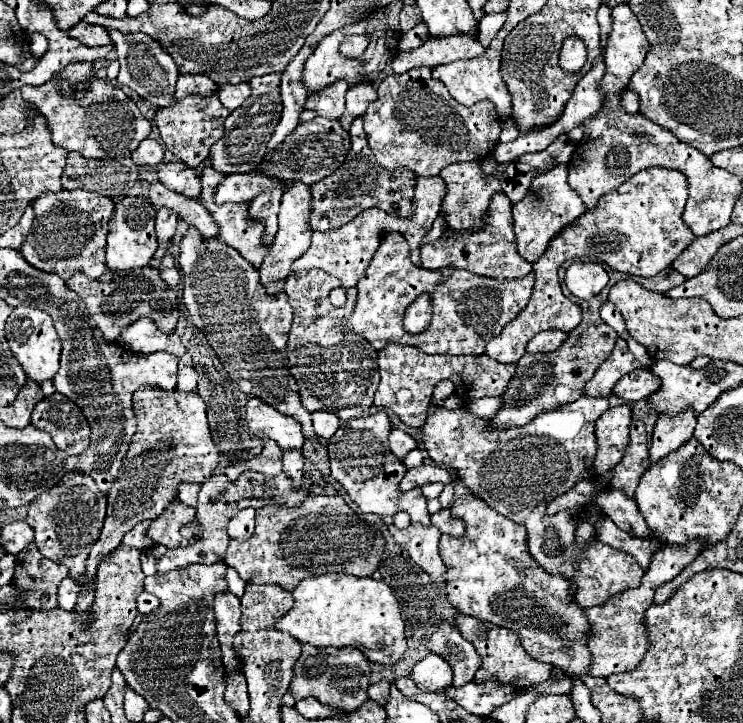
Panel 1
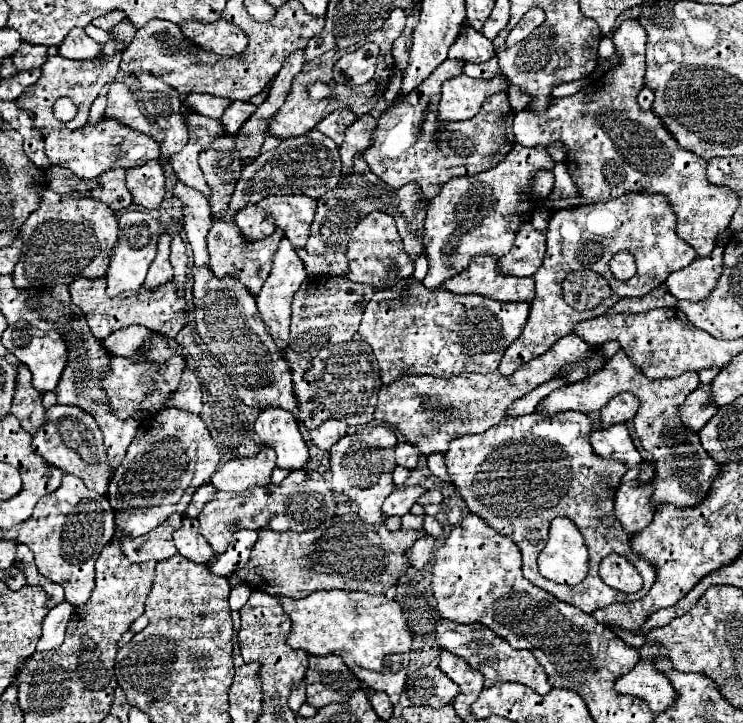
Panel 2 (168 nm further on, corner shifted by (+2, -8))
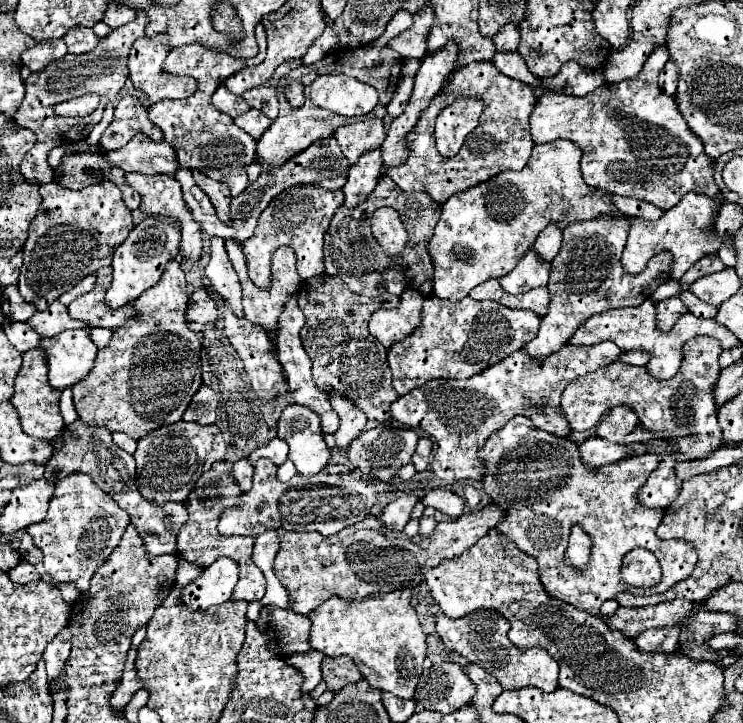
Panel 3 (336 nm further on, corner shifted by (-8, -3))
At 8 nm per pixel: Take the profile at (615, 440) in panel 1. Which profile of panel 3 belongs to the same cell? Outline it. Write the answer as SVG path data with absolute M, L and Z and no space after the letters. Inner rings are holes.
M593 435L581 443L581 459L591 467L617 463L621 459L643 455L643 453L647 453L645 443L629 443L629 445L607 443L599 435Z

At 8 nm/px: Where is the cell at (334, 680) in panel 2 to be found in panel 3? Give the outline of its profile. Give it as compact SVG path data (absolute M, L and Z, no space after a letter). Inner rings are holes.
M325 657L323 659L323 681L327 685L329 691L339 691L349 683L359 683L363 679L363 675L359 673L359 669L355 667L355 663L347 657Z

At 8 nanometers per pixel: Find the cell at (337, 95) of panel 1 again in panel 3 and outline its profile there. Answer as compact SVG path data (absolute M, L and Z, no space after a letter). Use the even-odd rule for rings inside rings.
M373 117L359 123L341 125L333 135L339 141L343 155L353 165L363 151L369 151L371 147L381 147L385 139L385 129L383 129L383 121Z

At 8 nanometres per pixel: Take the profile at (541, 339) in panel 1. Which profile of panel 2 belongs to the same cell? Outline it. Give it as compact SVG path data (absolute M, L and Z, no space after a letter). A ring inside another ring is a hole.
M569 334L553 344L543 356L537 356L529 364L523 364L511 376L503 376L499 370L491 374L461 374L447 380L435 376L403 376L401 380L379 390L375 418L379 422L393 424L407 438L407 442L417 446L419 456L445 456L445 452L449 450L449 440L453 440L453 436L481 434L499 424L507 416L507 408L515 400L555 378L557 372L565 368L565 364L587 360L591 352L593 350L589 344L585 344L575 334Z

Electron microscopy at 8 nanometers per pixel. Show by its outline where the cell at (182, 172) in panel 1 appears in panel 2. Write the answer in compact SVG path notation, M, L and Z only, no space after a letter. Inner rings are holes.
M181 182L175 184L173 194L183 202L185 234L187 234L187 242L193 248L195 266L209 268L209 252L207 252L207 244L205 244L209 224L213 224L211 214L209 214L209 202L201 192L197 192Z

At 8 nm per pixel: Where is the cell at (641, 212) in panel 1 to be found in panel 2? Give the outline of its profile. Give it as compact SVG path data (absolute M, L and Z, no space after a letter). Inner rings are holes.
M625 194L617 200L595 202L589 206L577 206L573 210L555 212L547 230L547 254L543 258L541 268L537 270L537 296L531 302L527 326L523 328L521 336L505 350L505 356L499 364L499 372L505 376L513 374L525 362L545 354L547 348L553 346L553 342L571 334L577 322L597 316L597 308L577 312L563 300L563 280L569 272L597 272L611 284L613 298L615 302L619 302L621 298L645 296L653 288L661 286L671 272L689 266L697 254L689 244L677 238L675 224L675 212L667 204L665 196ZM619 250L633 250L633 256L639 266L639 272L627 282L615 280L609 270L609 260Z

